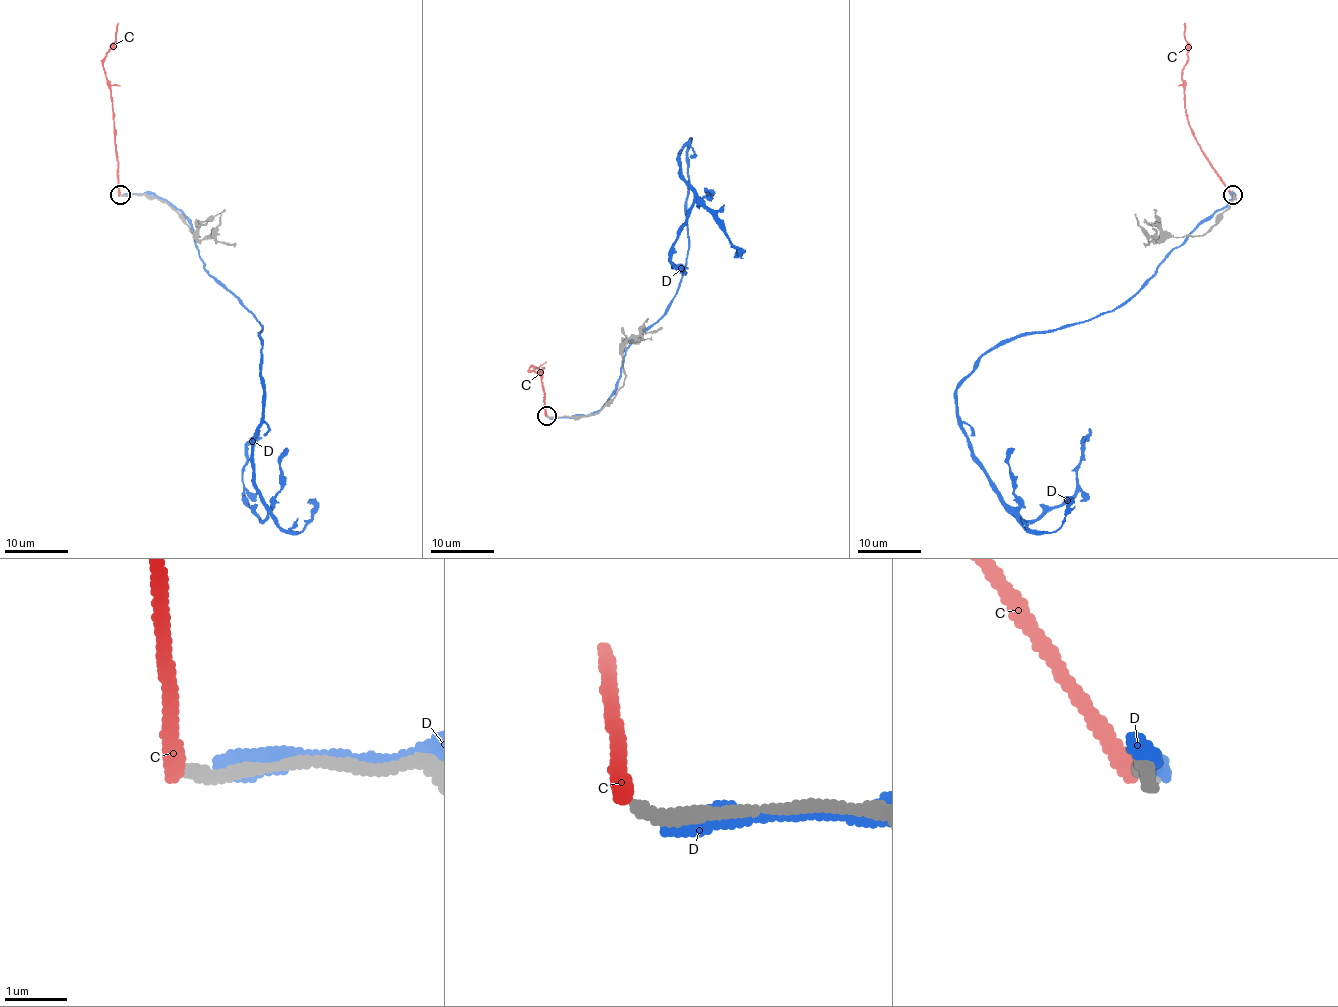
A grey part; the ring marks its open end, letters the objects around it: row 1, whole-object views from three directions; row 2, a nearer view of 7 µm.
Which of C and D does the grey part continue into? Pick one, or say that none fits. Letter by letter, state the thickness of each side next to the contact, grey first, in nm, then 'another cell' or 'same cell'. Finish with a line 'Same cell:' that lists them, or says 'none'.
C: 220 nm thick on the grey side, 280 nm on the other; another cell
D: 190 nm thick on the grey side, 240 nm on the other; another cell
Same cell: none

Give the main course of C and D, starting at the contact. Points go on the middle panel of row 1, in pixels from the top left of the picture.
C: (546, 416), (538, 368), (532, 365), (530, 370), (544, 368)
D: (557, 418), (604, 405), (674, 298), (690, 139), (679, 171), (695, 199), (669, 258), (684, 274)

